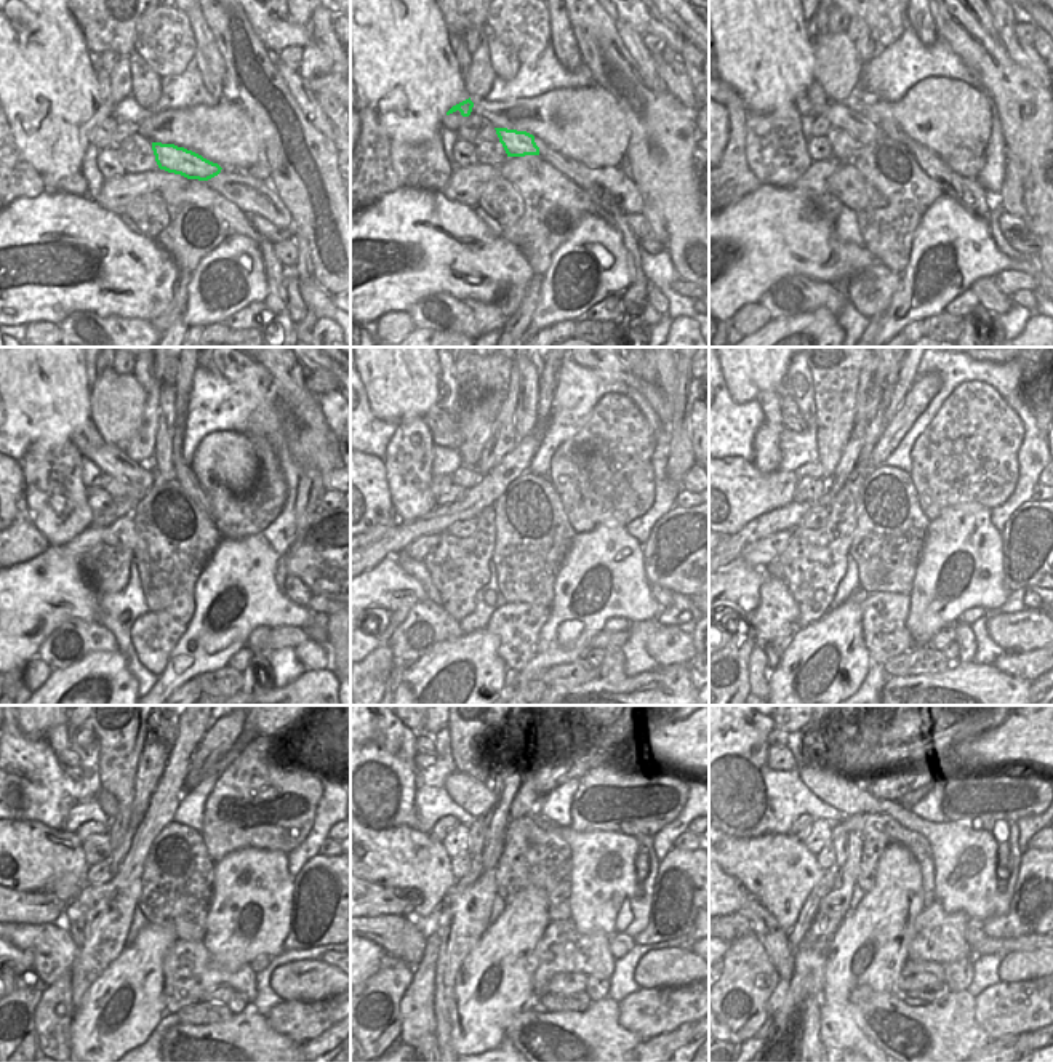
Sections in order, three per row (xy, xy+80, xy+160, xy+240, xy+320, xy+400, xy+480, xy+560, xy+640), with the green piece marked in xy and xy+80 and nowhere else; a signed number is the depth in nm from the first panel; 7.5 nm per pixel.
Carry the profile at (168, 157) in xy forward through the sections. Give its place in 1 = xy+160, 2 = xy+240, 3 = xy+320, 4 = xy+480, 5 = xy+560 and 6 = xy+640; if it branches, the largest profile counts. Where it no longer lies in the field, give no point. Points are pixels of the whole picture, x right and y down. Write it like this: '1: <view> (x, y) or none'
1: xy+160 (812, 98)
2: xy+240 (112, 459)
3: xy+320 (445, 432)
4: xy+480 (69, 760)
5: xy+560 (424, 758)
6: xy+640 (780, 757)

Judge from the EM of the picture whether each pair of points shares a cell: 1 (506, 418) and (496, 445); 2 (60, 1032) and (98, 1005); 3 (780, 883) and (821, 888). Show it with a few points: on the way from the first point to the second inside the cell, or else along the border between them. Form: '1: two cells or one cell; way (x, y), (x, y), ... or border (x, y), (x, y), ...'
1: one cell; way (504, 424), (503, 439)
2: two cells; border (76, 1010), (71, 1019), (69, 1045)
3: two cells; border (826, 870), (796, 920)

